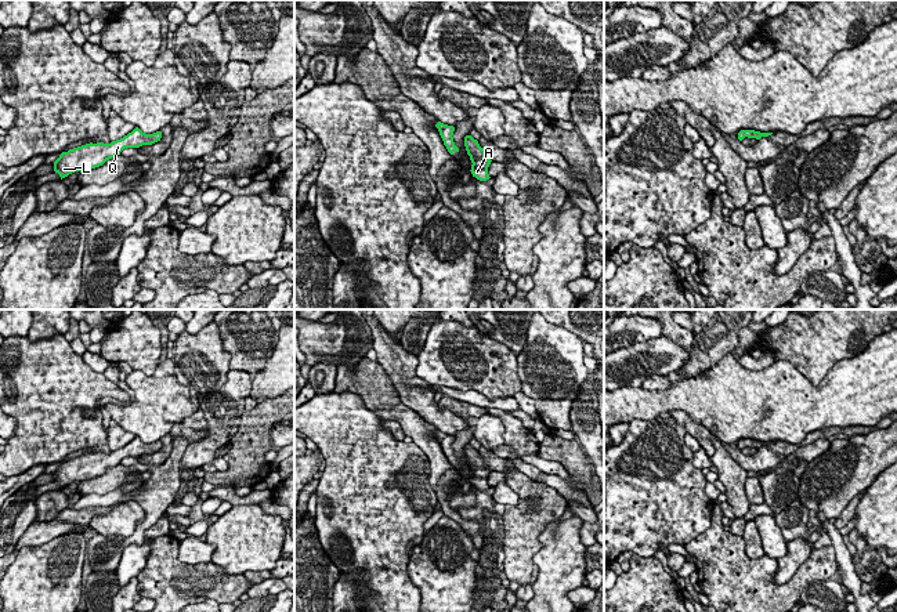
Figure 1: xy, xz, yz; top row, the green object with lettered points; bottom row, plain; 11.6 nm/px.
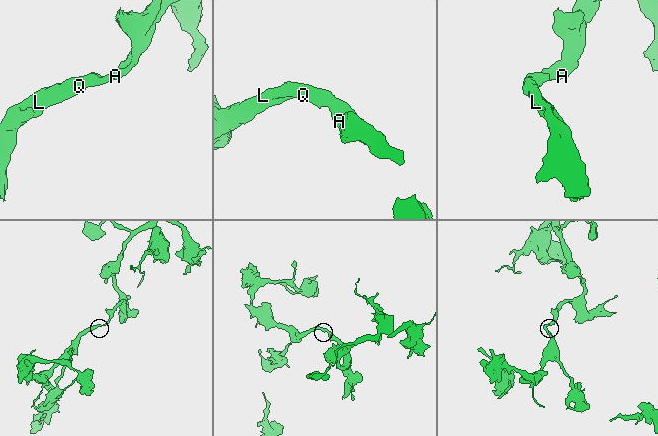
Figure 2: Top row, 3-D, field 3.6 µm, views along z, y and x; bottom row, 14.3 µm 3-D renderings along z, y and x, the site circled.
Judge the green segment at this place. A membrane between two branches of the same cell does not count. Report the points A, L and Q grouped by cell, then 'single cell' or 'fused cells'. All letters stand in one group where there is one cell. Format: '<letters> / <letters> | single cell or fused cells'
A L Q | single cell

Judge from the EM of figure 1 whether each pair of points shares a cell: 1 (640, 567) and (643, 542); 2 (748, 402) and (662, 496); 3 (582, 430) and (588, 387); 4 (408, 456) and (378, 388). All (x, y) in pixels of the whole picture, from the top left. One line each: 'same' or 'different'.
1: different
2: different
3: same
4: different

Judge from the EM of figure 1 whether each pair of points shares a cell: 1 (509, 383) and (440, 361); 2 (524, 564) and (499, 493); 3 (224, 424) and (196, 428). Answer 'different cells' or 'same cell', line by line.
1: same cell
2: different cells
3: different cells

